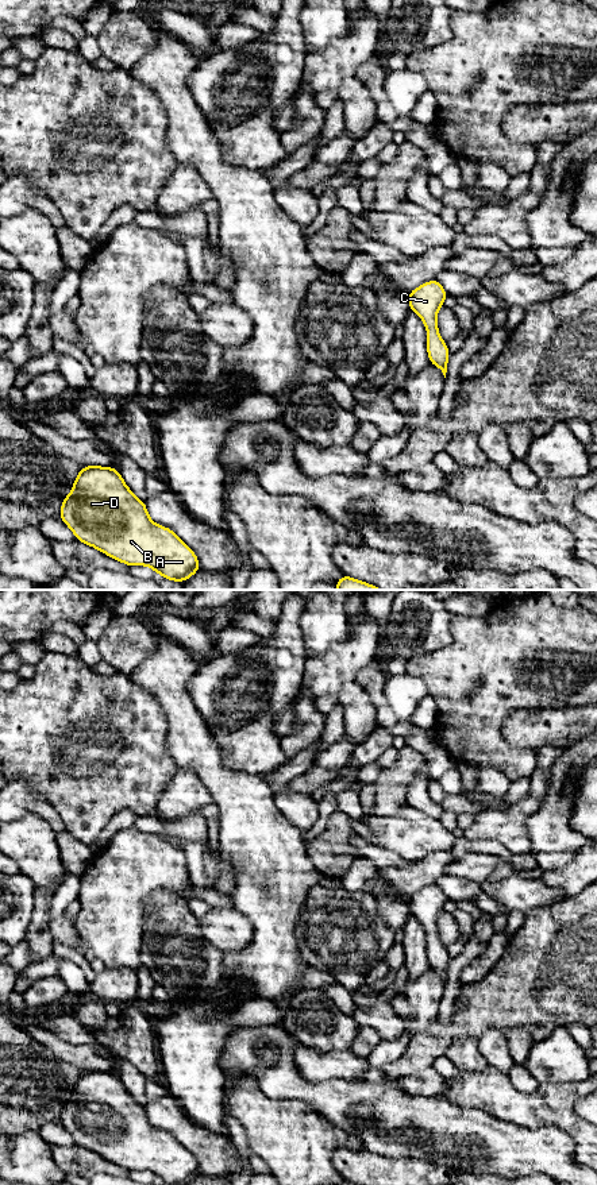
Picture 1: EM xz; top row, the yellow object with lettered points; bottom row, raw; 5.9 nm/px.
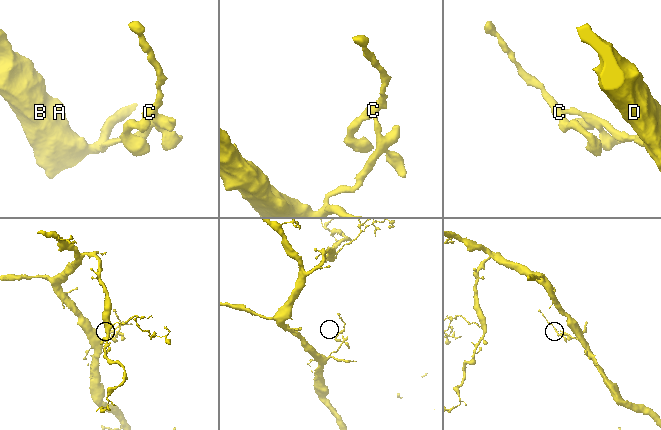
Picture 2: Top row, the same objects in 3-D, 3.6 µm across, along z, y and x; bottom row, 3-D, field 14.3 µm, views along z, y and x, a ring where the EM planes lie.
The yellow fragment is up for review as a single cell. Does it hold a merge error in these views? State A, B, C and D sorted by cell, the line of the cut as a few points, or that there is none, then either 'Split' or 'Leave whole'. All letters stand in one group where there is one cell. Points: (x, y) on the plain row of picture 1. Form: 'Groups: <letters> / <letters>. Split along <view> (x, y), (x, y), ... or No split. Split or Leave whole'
Groups: A B C D. No split. Leave whole

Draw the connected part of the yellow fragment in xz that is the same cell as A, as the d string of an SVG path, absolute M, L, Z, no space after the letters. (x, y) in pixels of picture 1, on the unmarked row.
M99 1070L84 1072L78 1077L78 1080L73 1088L72 1097L68 1101L65 1101L65 1104L62 1105L59 1123L73 1135L76 1145L80 1145L84 1149L92 1150L93 1153L96 1153L96 1154L101 1155L103 1158L127 1169L128 1172L130 1170L149 1170L157 1178L161 1178L163 1182L166 1182L169 1185L186 1185L200 1174L199 1163L194 1159L194 1157L184 1146L181 1146L178 1143L178 1140L172 1134L165 1132L165 1131L159 1131L150 1124L145 1107L140 1105L139 1103L136 1103L134 1100L134 1097L127 1092L123 1082L120 1081L118 1073L99 1072Z

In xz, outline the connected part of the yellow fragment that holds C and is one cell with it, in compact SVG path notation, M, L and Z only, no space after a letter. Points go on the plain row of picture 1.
M436 883L416 892L408 899L409 914L416 916L427 931L427 957L430 968L439 972L444 983L450 957L447 949L438 937L436 919L447 900L447 896Z

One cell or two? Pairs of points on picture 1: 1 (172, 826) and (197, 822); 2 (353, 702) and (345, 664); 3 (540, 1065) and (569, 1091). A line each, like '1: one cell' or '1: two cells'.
1: one cell
2: one cell
3: two cells

